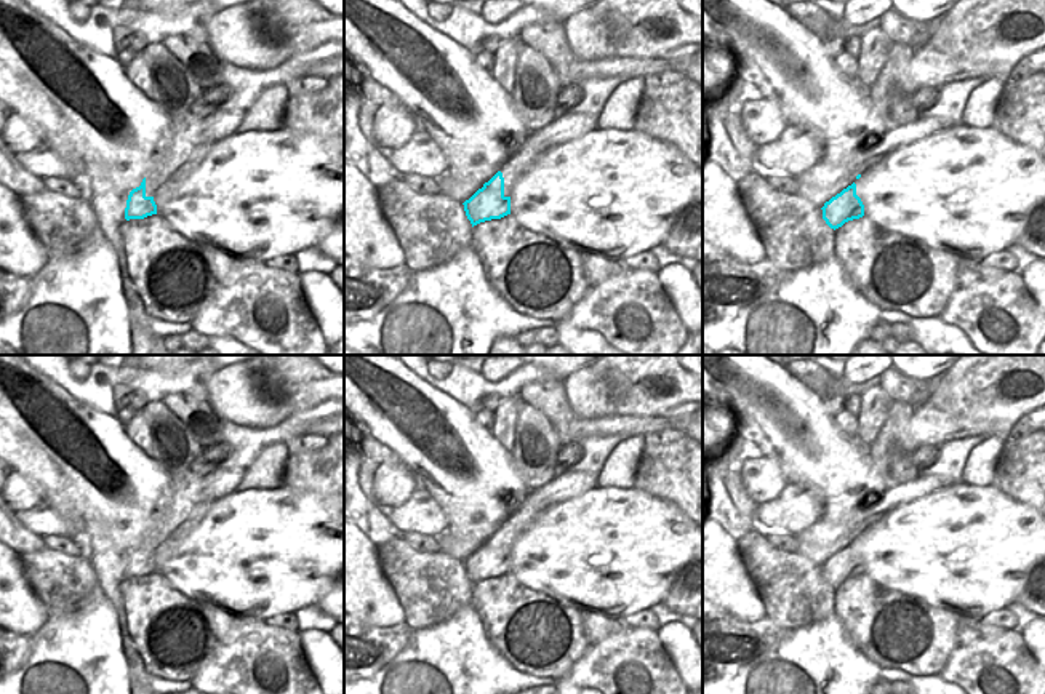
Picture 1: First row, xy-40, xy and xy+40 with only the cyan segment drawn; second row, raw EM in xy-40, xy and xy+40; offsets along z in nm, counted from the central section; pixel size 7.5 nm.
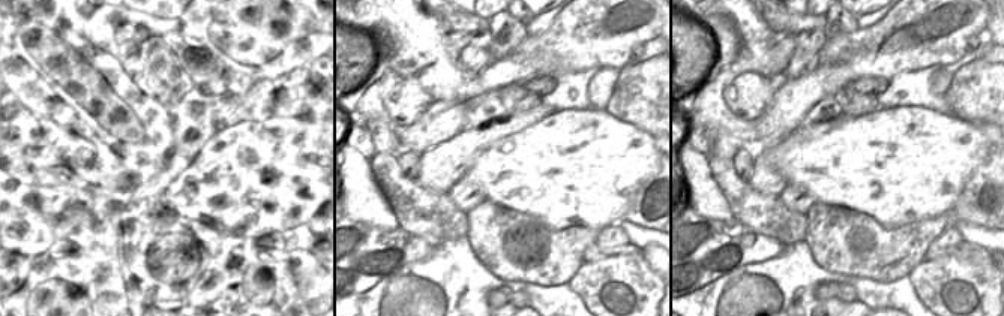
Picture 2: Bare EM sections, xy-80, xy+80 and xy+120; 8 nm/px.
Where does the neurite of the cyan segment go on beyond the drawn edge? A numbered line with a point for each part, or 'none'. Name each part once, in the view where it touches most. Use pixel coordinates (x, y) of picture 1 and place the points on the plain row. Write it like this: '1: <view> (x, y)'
1: xy-40 (199, 510)

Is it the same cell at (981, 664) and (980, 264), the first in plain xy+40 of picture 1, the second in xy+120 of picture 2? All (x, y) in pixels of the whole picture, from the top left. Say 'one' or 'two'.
one

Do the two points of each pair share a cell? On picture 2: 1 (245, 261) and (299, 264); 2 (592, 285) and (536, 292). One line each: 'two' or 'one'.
1: two
2: two

